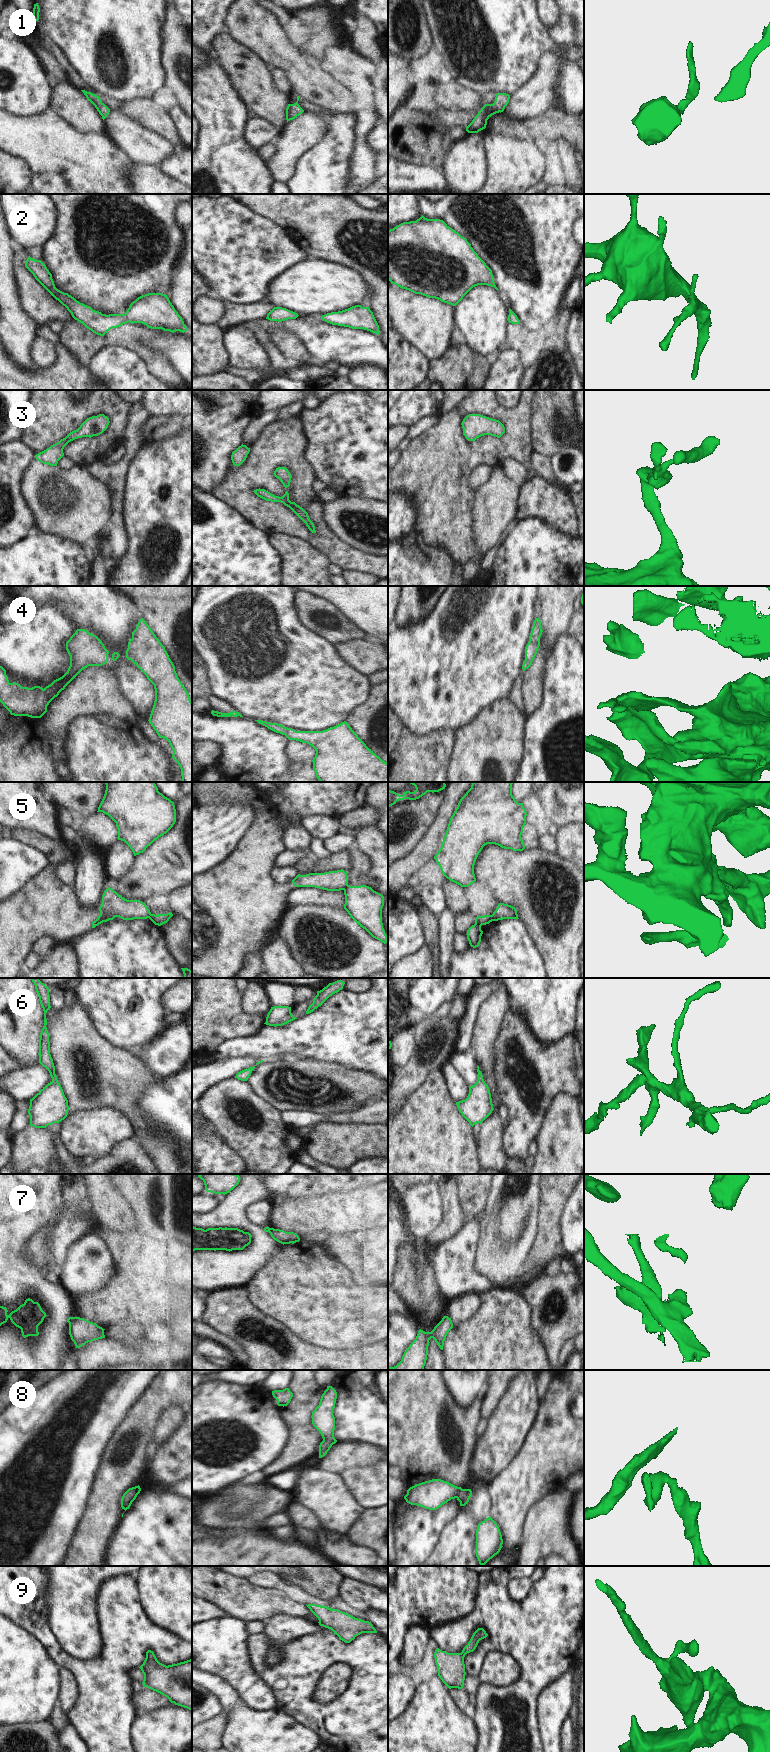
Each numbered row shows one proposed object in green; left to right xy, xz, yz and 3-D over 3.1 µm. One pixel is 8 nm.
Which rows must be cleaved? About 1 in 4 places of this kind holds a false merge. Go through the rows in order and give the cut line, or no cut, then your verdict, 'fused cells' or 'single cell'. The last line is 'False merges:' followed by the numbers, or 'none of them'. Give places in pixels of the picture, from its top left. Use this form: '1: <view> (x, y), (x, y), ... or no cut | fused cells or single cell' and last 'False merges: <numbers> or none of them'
1: no cut | single cell
2: no cut | single cell
3: no cut | single cell
4: no cut | single cell
5: yz (490, 915), (491, 921) | fused cells
6: no cut | single cell
7: xy (74, 1317), (69, 1323) | fused cells
8: no cut | single cell
9: no cut | single cell
False merges: 5, 7

